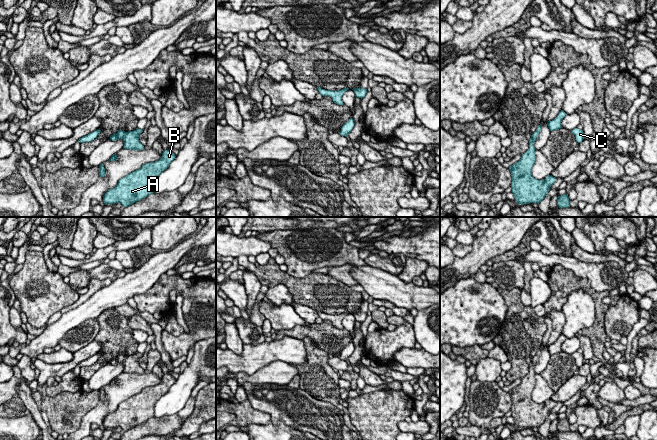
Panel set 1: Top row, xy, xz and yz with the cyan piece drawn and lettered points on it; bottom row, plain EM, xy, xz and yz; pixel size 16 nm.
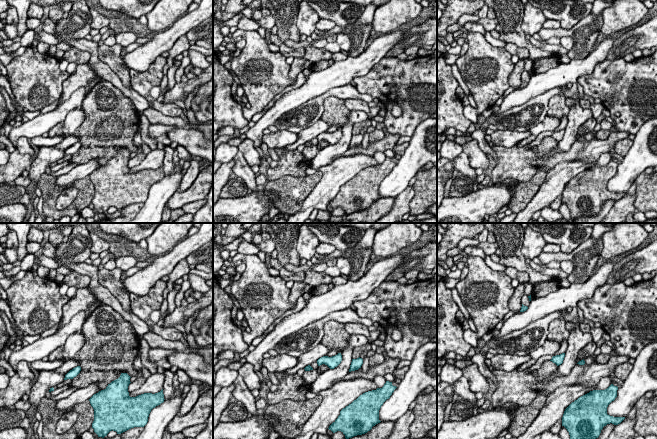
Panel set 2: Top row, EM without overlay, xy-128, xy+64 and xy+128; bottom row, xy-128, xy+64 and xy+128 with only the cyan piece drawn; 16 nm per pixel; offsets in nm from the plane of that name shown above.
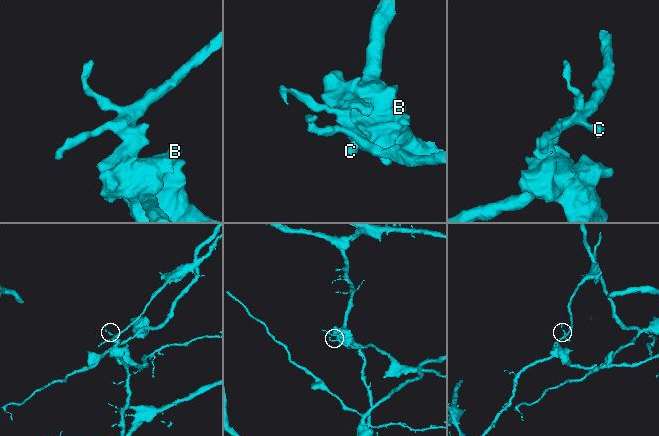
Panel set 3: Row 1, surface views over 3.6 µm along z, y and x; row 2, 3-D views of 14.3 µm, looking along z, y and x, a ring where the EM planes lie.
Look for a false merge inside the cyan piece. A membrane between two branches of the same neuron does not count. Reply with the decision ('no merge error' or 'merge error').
no merge error

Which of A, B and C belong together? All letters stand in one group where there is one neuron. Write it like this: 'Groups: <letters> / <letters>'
Groups: A B C

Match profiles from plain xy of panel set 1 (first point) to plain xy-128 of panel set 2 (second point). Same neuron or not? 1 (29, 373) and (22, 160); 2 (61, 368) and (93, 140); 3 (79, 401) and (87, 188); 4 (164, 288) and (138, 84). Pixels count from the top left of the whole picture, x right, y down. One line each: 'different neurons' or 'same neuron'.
1: different neurons
2: different neurons
3: same neuron
4: same neuron

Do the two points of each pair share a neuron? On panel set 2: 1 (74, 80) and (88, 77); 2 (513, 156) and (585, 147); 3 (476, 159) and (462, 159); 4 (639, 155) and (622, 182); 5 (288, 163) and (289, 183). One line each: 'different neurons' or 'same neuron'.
1: same neuron
2: same neuron
3: different neurons
4: same neuron
5: different neurons

